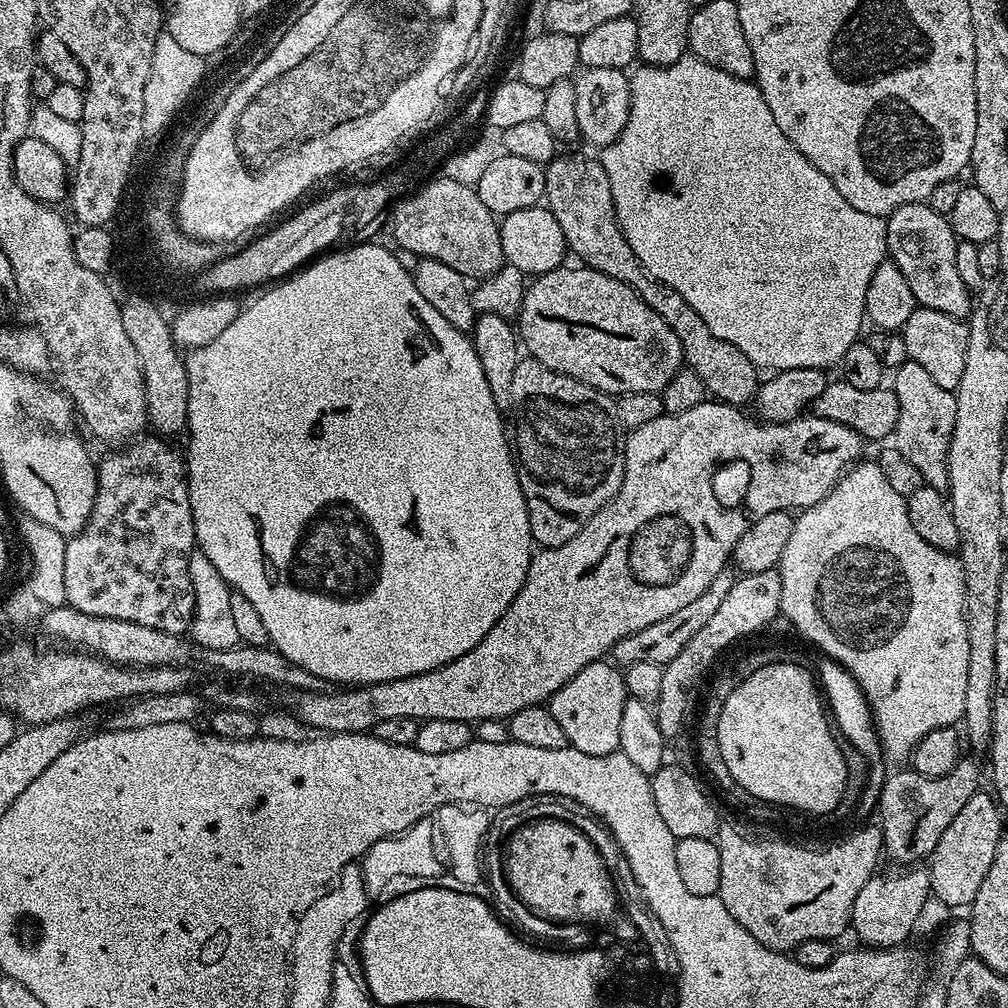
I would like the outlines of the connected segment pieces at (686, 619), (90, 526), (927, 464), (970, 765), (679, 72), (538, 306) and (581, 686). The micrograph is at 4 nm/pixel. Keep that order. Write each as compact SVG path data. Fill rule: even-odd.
M728 570L720 572L718 578L714 578L714 582L710 582L710 586L706 586L706 590L702 590L702 594L694 598L694 602L682 606L682 610L677 610L667 618L662 618L662 622L654 622L650 626L645 626L643 630L637 630L635 634L626 634L626 638L622 638L612 647L611 659L617 665L627 666L634 662L654 662L665 665L678 658L682 646L686 646L686 642L690 642L690 638L694 638L694 634L698 634L698 630L706 626L706 622L710 622L714 610L722 606L722 598L726 598L726 594L730 594L730 590L736 585L737 577L731 576L730 573L731 571Z
M148 434L109 451L112 453L104 461L102 459L99 461L96 470L94 510L90 510L90 518L84 529L74 536L67 537L66 540L66 604L74 610L82 610L82 614L94 614L94 618L116 618L122 622L138 622L138 626L150 626L150 630L162 630L166 634L179 636L191 629L192 611L196 605L194 590L190 582L190 554L196 548L196 531L194 530L194 514L190 510L188 497L186 460L181 449L179 452L168 444L171 443L167 439Z
M908 360L898 366L890 376L890 387L898 398L898 422L894 433L894 446L918 470L927 487L947 493L948 451L954 434L956 394L942 390L930 378L930 373L918 362Z
M961 758L954 766L954 770L950 770L950 774L942 774L941 776L923 776L914 770L908 772L894 771L887 777L882 786L881 796L878 807L878 827L884 836L883 851L893 860L896 866L916 866L921 862L927 861L932 855L934 846L938 846L938 838L942 838L942 834L946 831L946 826L950 826L950 822L954 822L954 817L962 810L962 806L966 806L966 802L970 802L970 798L975 792L981 791L980 772L982 776L982 768L968 758Z
M685 54L670 66L637 67L631 73L630 81L628 121L616 140L602 148L598 159L606 170L606 178L610 178L616 221L626 242L630 242L630 250L634 250L638 262L655 280L661 280L666 286L678 290L678 294L682 294L682 298L686 298L686 302L690 302L694 310L698 310L698 318L702 318L702 322L710 326L712 333L717 338L730 342L730 346L738 346L738 350L742 350L742 354L746 354L746 358L750 358L757 369L828 370L831 364L839 365L846 350L850 350L850 346L861 339L866 324L864 311L867 287L878 266L888 256L887 219L854 210L854 206L850 206L850 202L846 202L846 198L838 194L834 182L830 182L830 178L826 178L826 174L822 174L822 170L818 170L818 166L814 166L814 162L810 162L806 154L798 151L794 142L790 142L790 138L782 134L778 122L774 122L774 114L770 114L770 106L766 106L760 85L752 80L734 78L734 74L726 74L726 70L710 66L694 55Z
M561 266L537 276L525 287L518 317L518 336L523 351L531 359L542 362L542 366L578 378L578 382L586 382L586 386L594 386L594 390L607 392L613 398L627 392L663 392L666 382L670 382L684 364L678 334L646 306L636 291L618 282L618 278L610 278L593 268L568 267Z
M595 660L590 666L578 670L578 674L574 674L574 678L570 678L562 690L552 695L546 706L554 714L558 726L562 726L571 747L582 750L582 754L605 756L619 749L618 729L622 706L629 698L623 671L615 663Z

